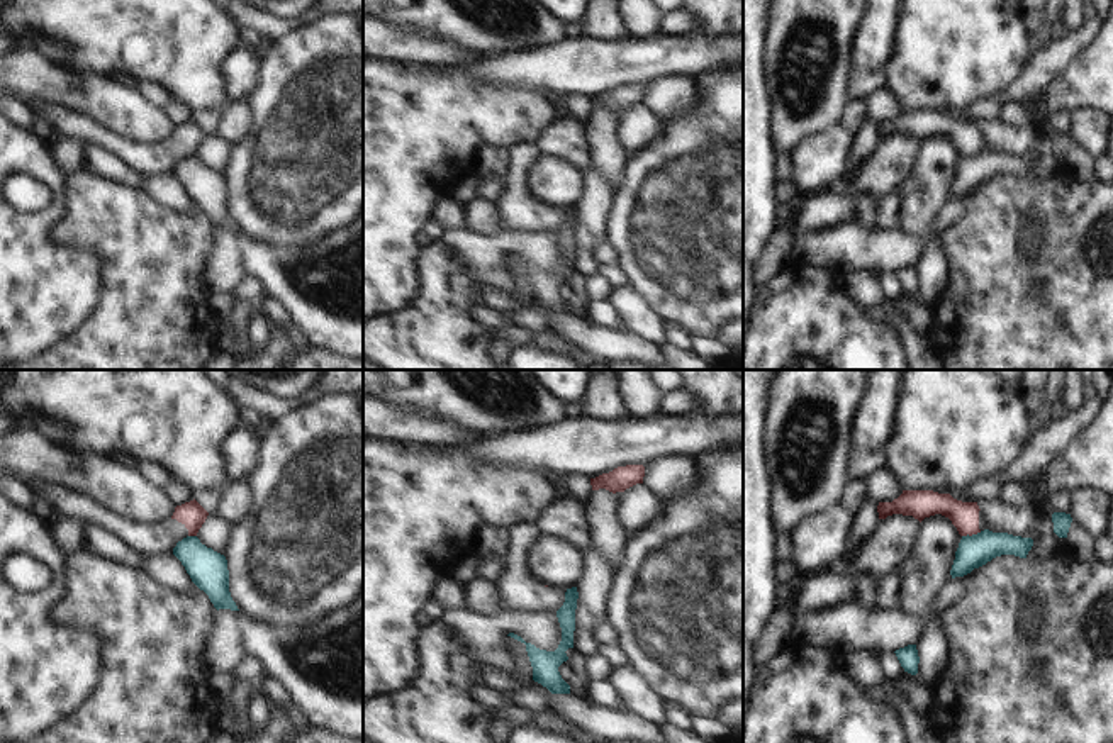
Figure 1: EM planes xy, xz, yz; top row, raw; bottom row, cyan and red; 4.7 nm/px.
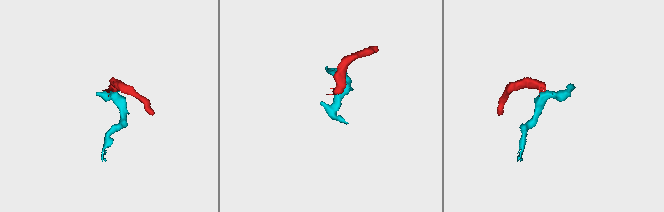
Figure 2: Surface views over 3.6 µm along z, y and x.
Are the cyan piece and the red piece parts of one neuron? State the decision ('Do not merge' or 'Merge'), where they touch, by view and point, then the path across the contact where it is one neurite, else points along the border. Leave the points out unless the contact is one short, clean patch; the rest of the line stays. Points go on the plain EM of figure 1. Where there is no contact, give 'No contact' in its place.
Do not merge. Touches cyan at yz (973, 155). Boundary: yz (981, 151), (962, 156)

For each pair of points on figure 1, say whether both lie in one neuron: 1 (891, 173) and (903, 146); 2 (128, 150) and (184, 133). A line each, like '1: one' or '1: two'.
1: one
2: one

